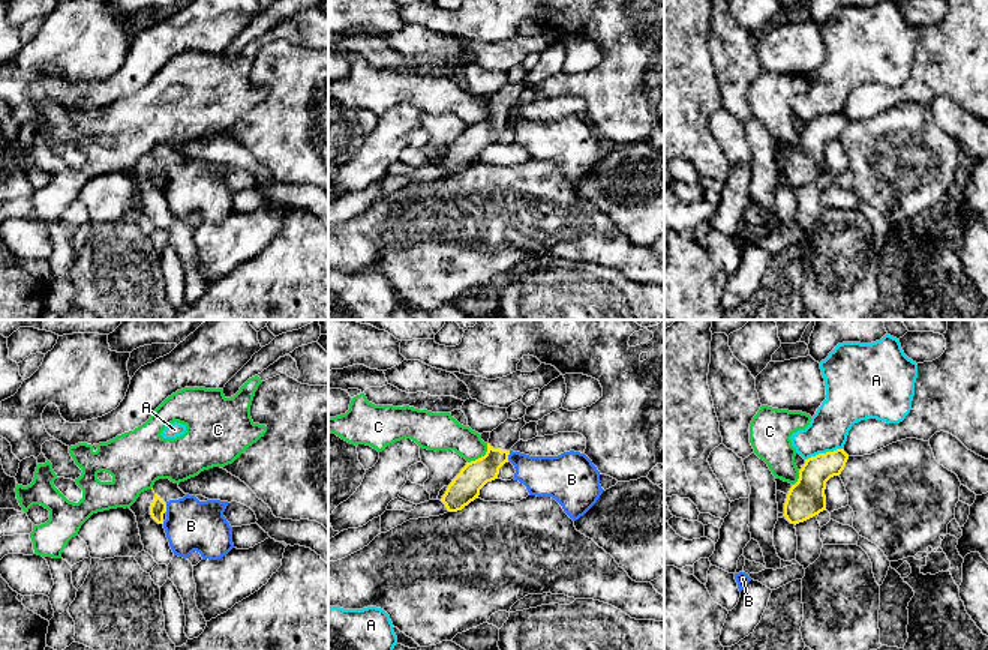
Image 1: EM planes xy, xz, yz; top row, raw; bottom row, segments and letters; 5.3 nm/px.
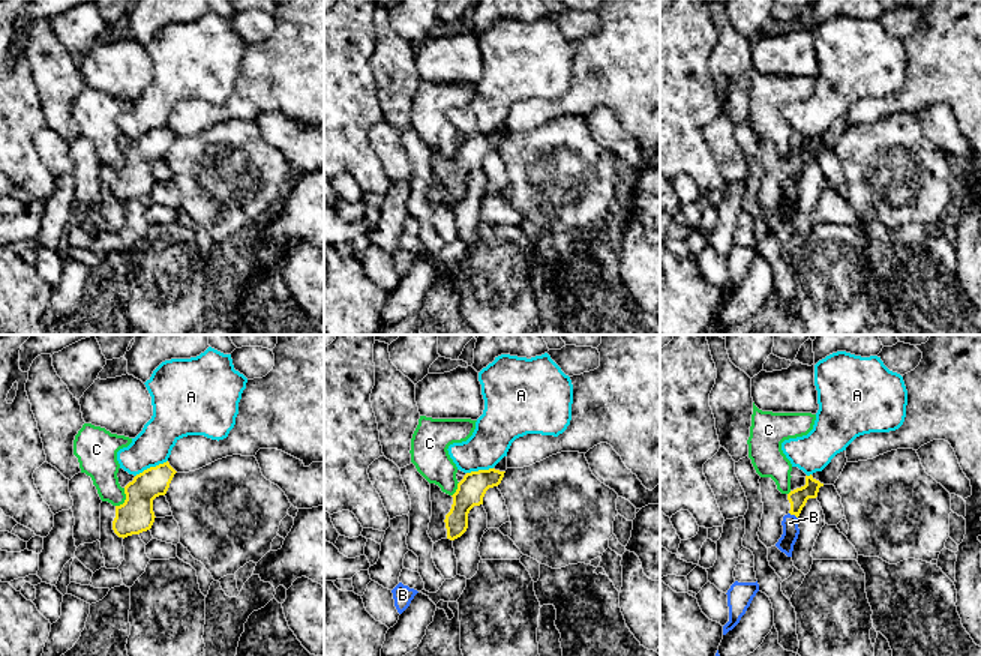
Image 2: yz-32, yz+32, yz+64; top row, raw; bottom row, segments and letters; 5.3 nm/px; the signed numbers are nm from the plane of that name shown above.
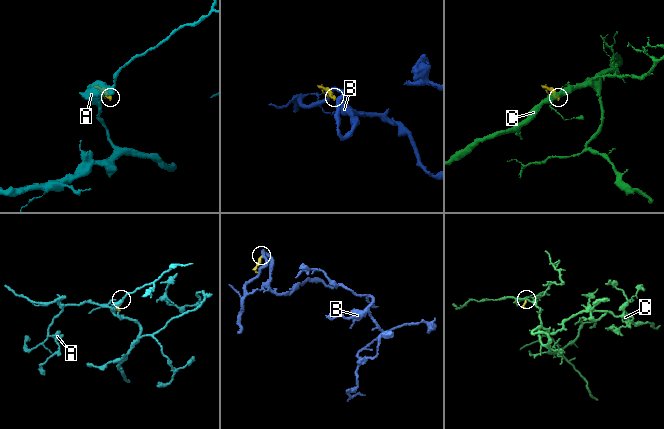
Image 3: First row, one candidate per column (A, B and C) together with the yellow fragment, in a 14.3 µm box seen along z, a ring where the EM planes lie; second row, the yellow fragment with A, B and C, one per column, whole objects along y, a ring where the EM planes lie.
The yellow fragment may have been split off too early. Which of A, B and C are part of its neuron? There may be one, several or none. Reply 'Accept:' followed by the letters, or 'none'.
Accept: none

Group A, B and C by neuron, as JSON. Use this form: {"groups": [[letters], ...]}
{"groups": [["A"], ["B"], ["C"]]}

